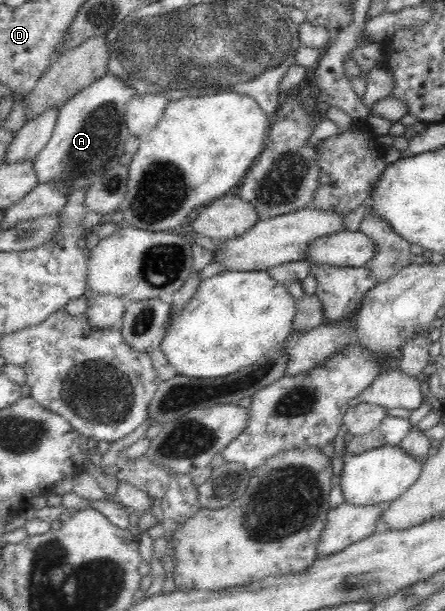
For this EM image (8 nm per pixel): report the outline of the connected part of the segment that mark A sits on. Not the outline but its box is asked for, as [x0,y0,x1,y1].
[32,74,134,195]

